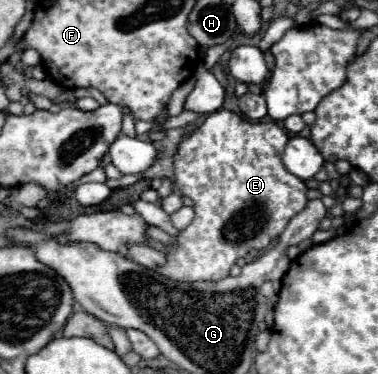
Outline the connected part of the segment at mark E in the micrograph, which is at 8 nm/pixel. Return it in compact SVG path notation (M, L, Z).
M217 110L213 114L207 116L207 120L189 136L185 136L179 146L177 146L177 152L175 152L175 184L177 188L181 190L183 196L189 196L193 202L195 202L195 218L191 220L191 224L187 228L183 228L177 236L175 236L175 242L167 246L167 252L165 252L165 258L167 262L163 266L157 266L155 270L161 272L163 276L167 276L169 280L177 280L177 282L199 282L199 280L221 280L225 276L229 276L229 270L231 266L237 262L237 258L243 258L249 250L257 248L257 250L265 250L271 240L275 240L287 226L287 222L305 208L307 204L307 186L301 178L293 176L281 162L281 154L285 150L285 144L287 144L289 136L287 132L275 124L275 122L247 122L243 120L239 114L231 112L231 110Z

